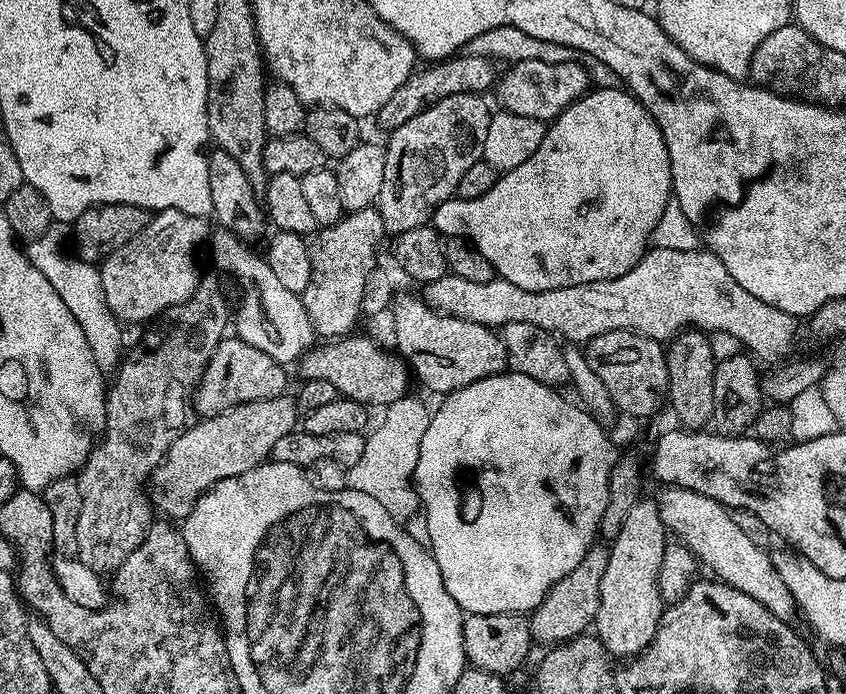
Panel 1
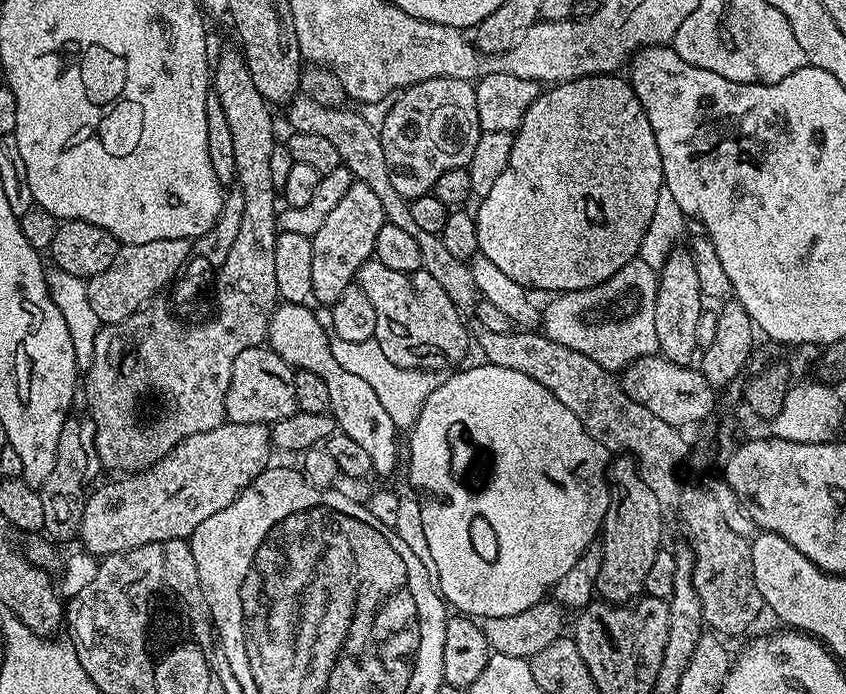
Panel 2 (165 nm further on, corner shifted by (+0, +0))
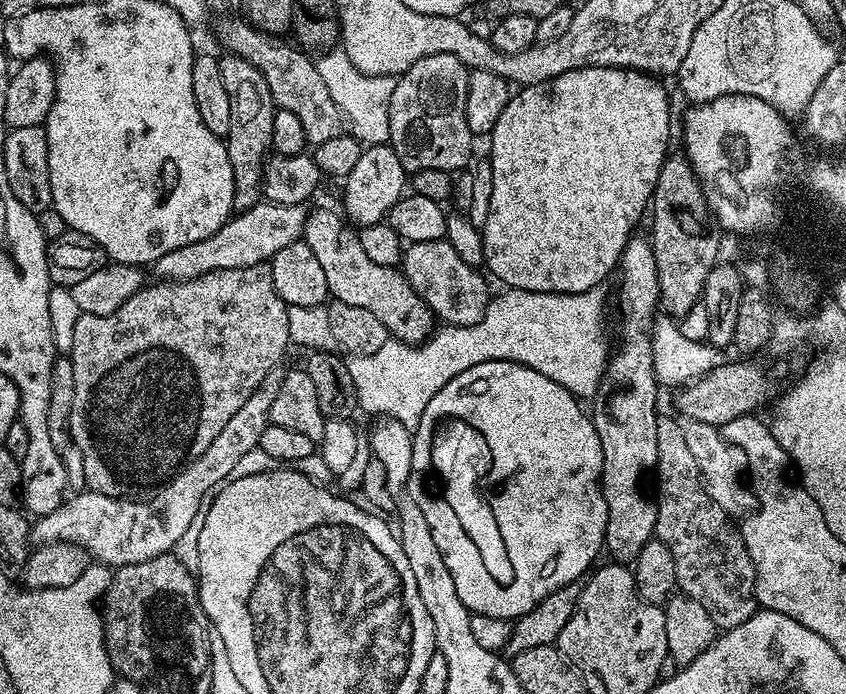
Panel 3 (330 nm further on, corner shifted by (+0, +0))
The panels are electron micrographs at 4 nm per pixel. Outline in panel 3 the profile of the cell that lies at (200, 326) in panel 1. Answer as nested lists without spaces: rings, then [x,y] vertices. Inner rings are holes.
[[[229,54],[223,55],[219,61],[222,82],[225,83],[230,103],[230,130],[224,141],[234,175],[234,210],[241,213],[253,208],[262,198],[264,165],[272,145],[276,105],[266,78],[252,64]]]

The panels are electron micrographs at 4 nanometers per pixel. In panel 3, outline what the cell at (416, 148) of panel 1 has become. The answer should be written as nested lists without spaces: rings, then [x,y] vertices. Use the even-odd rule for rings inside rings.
[[[430,54],[410,70],[406,70],[393,83],[392,96],[388,100],[389,136],[387,143],[398,154],[398,162],[402,162],[405,173],[411,174],[418,170],[442,170],[443,172],[459,173],[467,169],[468,159],[472,156],[474,135],[467,125],[466,102],[468,75],[470,69],[454,54]]]

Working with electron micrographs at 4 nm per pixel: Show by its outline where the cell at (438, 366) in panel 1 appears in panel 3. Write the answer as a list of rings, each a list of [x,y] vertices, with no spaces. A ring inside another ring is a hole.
[[[328,208],[309,211],[302,237],[304,244],[314,250],[318,263],[326,273],[329,293],[350,306],[370,310],[370,314],[386,326],[391,339],[401,340],[403,344],[423,344],[434,331],[434,317],[426,302],[412,289],[399,267],[387,268],[373,262],[366,255],[366,250],[362,250],[359,235],[349,227],[345,217],[336,212]]]

